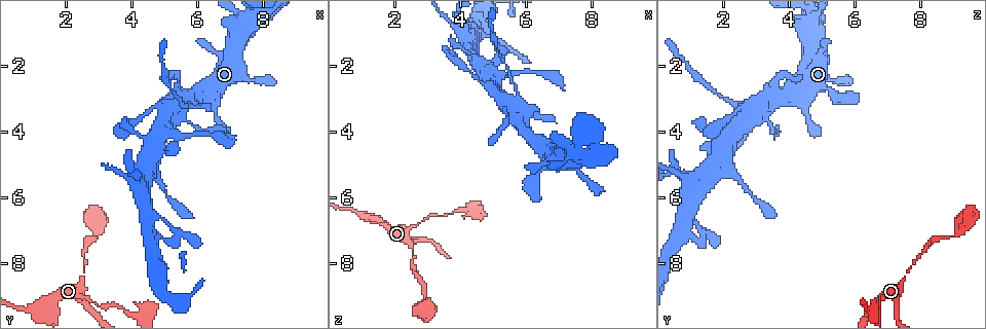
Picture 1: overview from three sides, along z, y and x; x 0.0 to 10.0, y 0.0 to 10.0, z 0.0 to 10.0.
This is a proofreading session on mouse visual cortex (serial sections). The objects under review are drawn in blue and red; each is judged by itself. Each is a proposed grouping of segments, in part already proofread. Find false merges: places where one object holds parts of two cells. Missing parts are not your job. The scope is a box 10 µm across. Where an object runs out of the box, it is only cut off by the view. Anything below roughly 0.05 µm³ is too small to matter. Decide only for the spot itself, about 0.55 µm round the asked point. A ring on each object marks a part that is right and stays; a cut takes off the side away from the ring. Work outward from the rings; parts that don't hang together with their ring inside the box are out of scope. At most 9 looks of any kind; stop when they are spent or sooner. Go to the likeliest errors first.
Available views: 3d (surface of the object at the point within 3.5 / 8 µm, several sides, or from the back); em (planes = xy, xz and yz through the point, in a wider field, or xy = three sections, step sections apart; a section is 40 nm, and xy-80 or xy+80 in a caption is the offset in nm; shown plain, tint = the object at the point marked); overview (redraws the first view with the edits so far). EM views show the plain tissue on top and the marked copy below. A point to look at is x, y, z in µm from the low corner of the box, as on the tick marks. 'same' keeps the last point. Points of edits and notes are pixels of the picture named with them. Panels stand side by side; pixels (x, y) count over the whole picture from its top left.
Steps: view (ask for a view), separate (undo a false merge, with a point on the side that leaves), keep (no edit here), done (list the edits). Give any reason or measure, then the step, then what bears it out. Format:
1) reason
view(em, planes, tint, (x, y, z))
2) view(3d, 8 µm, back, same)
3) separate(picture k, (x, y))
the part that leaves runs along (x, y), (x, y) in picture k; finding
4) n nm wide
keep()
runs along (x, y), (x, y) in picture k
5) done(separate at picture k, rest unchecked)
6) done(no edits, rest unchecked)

sharp bend
view(3d, 3.5 µm, (3.80, 9.40, 6.50))

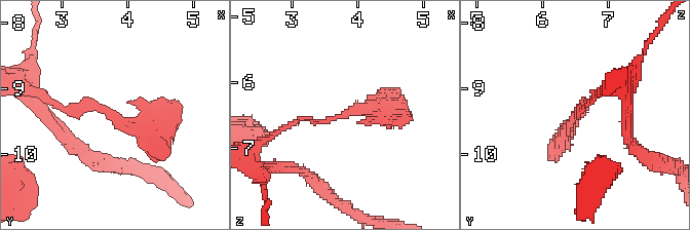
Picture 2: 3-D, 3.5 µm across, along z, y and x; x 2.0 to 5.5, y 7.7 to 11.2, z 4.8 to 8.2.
now the EM
view(em, xy, step 5, tint, (3.80, 9.35, 6.45))

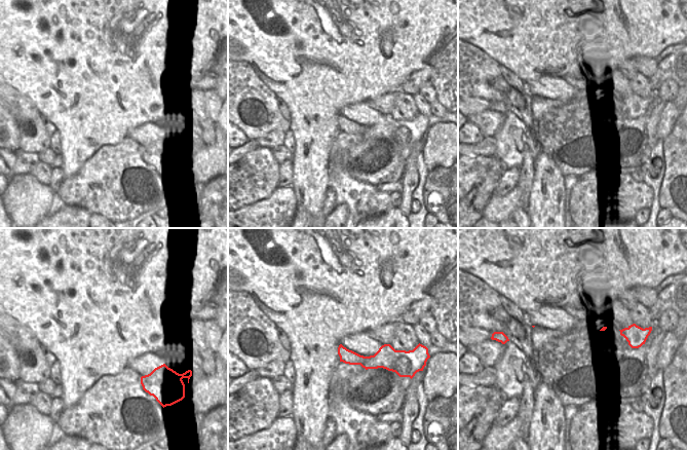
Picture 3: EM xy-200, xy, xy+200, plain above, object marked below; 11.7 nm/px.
keep()
runs along (387, 349), (377, 360), (340, 351) in picture 3; continuous, no second cell

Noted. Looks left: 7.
calibre changes
view(3d, 3.5 µm, (2.55, 8.15, 7.70))

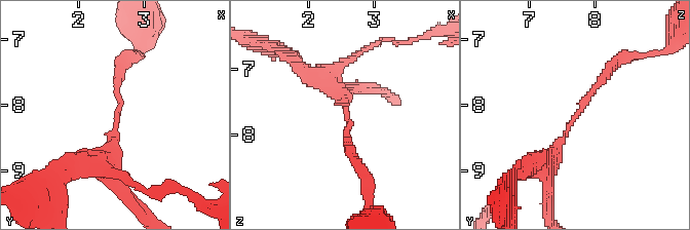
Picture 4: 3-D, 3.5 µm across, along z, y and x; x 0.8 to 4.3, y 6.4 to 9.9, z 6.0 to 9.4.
arms of 150, 300 nm; now the EM
view(em, xy, step 3, tint, (2.60, 8.20, 7.70))

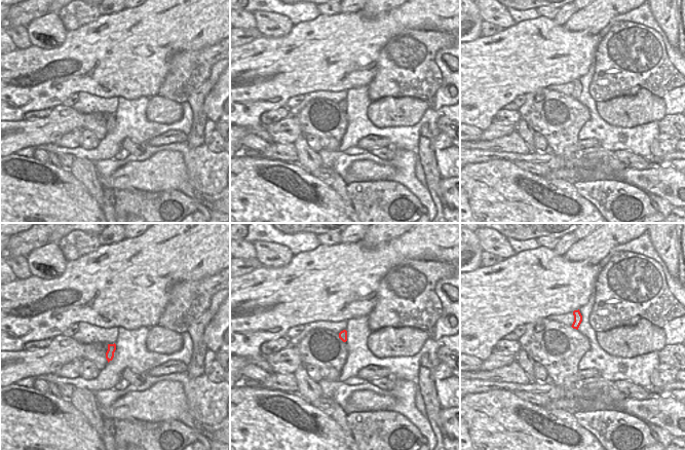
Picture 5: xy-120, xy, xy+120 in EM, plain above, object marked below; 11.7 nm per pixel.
keep()
runs along (538, 161), (616, 63) in picture 4; all the same cell

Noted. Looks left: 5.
branch point
view(3d, 3.5 µm, back, (5.75, 3.10, 3.70))

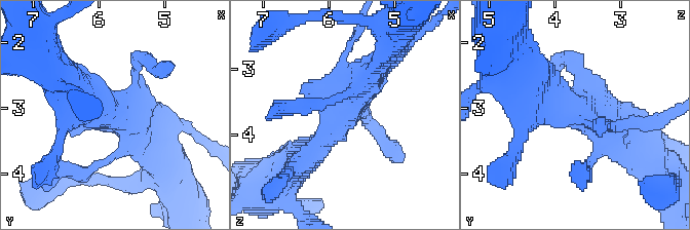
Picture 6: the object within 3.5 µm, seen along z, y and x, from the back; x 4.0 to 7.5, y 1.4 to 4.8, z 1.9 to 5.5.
view(em, xy, step 2, tint, (5.80, 3.00, 3.70))

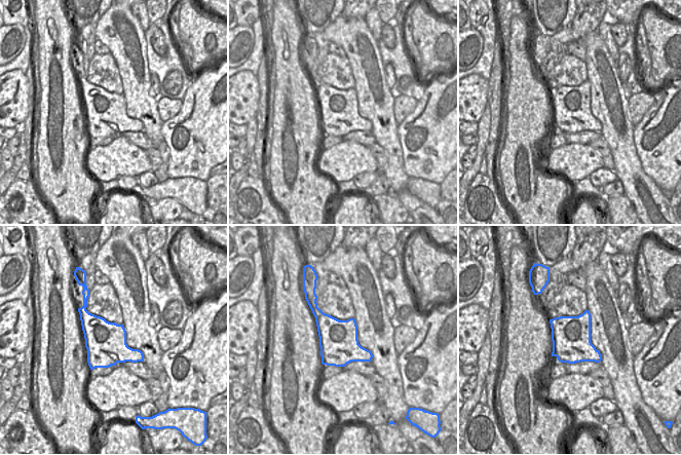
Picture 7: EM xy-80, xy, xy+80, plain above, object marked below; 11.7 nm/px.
keep()
runs along (304, 159), (336, 130), (380, 62) in picture 6; all the same cell

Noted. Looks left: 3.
two arms in line, one across
view(3d, 3.5 µm, (3.65, 5.30, 0.65))

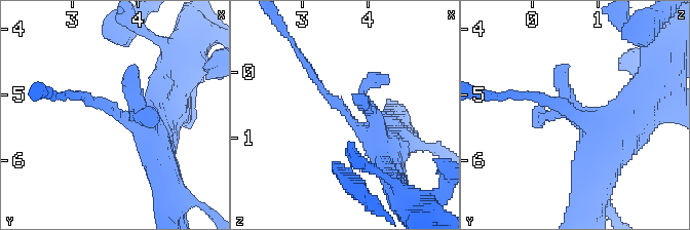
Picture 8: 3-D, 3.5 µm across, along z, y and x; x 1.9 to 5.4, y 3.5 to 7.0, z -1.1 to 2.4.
view(em, planes, tint, (3.70, 5.30, 0.75))

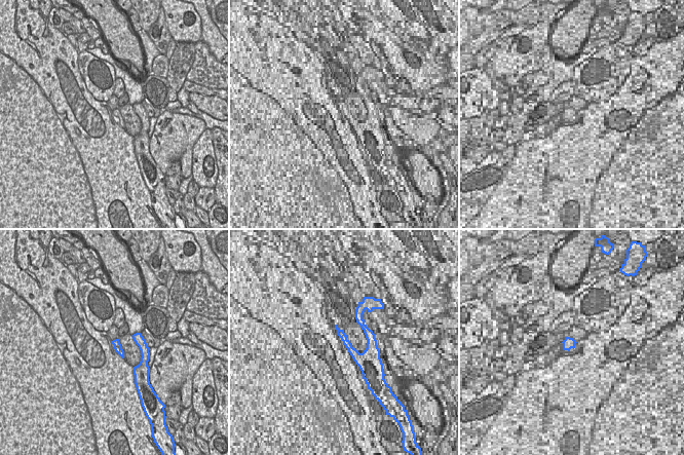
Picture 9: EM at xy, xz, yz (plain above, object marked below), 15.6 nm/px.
view(em, xy, step 1, tint, same)

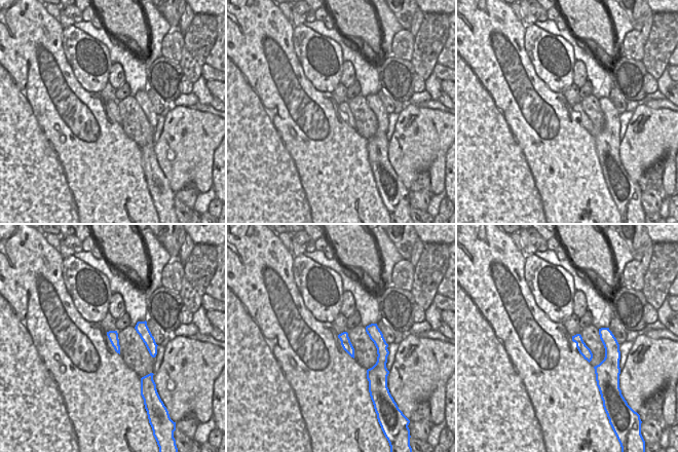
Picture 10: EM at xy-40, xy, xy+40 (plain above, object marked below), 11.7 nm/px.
keep()
runs along (384, 167), (378, 144), (308, 73) in picture 8; continuous, no second cell

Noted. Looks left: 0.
done(no edits, rest unchecked)

